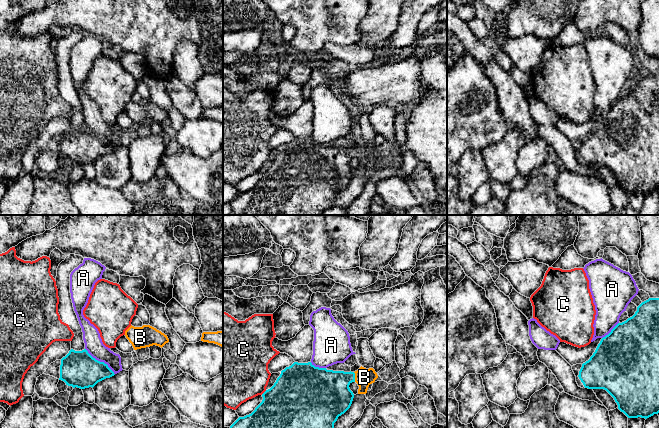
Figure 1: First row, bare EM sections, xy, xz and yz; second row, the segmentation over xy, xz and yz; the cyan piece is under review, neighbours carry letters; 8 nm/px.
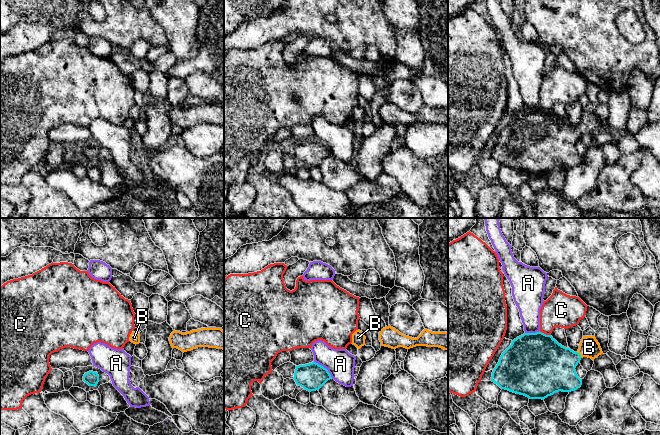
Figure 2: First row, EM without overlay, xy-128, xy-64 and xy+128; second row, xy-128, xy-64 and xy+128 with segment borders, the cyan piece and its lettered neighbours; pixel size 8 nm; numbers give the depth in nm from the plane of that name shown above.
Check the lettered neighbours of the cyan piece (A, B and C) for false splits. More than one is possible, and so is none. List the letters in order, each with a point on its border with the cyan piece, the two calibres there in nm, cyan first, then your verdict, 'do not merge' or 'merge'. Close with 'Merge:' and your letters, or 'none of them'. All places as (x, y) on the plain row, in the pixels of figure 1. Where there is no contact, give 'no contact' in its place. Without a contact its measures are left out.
A: meets cyan in xy at (99, 137); 300 nm thick on the cyan side, 140 nm on the other; do not merge
B: meets cyan in xz at (354, 153); 360 nm thick on the cyan side, 150 nm on the other; merge
C: meets cyan in xz at (264, 168); 480 nm thick on the cyan side, 460 nm on the other; do not merge
Merge: B

